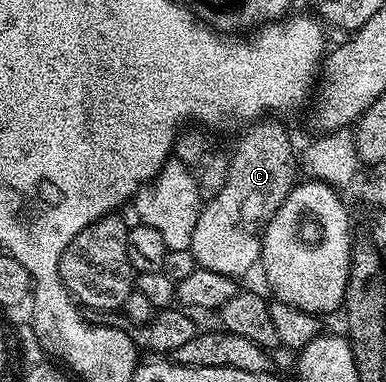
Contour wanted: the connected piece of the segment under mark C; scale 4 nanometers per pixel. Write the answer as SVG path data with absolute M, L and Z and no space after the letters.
M266 116L259 121L249 123L241 131L242 139L239 140L238 147L230 158L230 167L227 168L226 174L224 173L220 192L203 205L200 220L196 220L196 228L192 232L192 244L188 254L189 257L195 258L198 266L238 280L241 279L241 274L246 274L253 266L255 269L259 265L266 225L270 223L280 204L284 204L288 192L296 185L296 179L299 177L297 174L300 174L300 162L296 154L294 158L294 146L290 143L290 134L278 122L281 121Z

